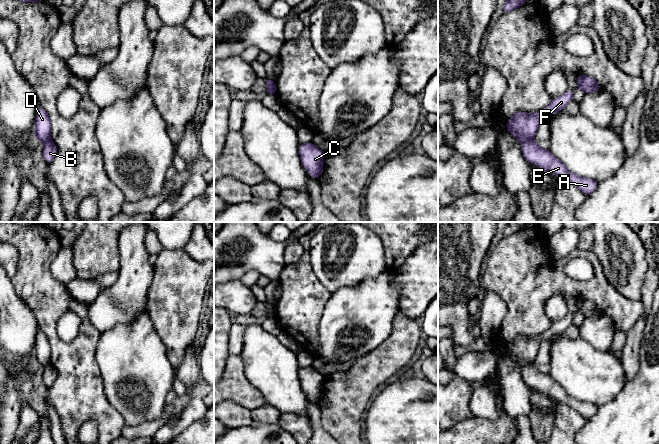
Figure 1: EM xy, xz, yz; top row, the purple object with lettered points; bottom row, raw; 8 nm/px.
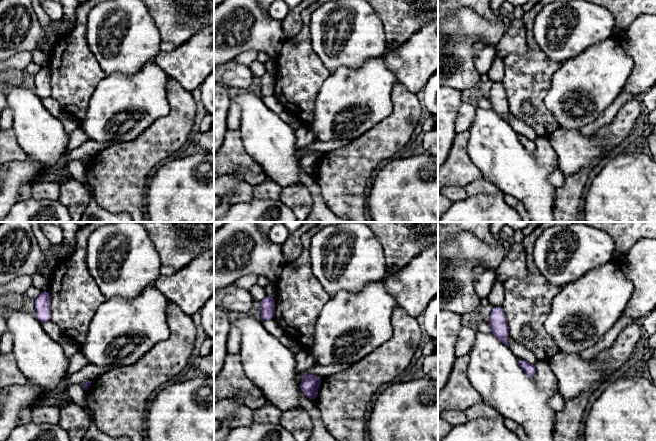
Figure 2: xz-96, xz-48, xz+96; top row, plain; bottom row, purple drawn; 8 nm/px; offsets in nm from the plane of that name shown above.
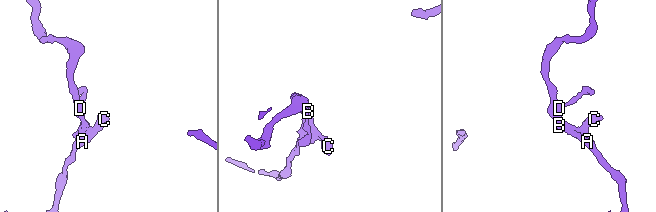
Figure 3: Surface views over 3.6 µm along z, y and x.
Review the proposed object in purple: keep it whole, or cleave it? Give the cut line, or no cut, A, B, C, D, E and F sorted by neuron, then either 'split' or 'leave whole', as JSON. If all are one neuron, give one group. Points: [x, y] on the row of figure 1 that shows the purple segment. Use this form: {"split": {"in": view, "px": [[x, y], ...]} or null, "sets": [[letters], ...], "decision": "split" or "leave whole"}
{"split": {"in": "yz", "px": [[533, 140], [521, 143]]}, "sets": [["A", "B", "C", "E"], ["D", "F"]], "decision": "split"}

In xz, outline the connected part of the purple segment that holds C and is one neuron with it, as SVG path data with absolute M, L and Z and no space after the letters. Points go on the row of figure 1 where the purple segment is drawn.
M314 142L304 143L299 145L299 155L309 175L317 180L323 172L325 152L317 148Z

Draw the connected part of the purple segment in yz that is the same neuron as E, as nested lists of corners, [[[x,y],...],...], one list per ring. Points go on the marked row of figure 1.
[[[527,141],[521,143],[521,145],[522,154],[528,163],[533,163],[537,167],[553,173],[557,178],[567,180],[585,195],[590,195],[597,188],[598,183],[596,181],[570,172],[549,149],[542,149],[535,141]]]

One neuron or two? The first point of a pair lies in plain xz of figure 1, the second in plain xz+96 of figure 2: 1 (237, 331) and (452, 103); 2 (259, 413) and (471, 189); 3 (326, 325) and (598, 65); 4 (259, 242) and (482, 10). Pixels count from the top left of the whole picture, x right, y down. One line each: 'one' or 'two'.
1: two
2: one
3: one
4: two

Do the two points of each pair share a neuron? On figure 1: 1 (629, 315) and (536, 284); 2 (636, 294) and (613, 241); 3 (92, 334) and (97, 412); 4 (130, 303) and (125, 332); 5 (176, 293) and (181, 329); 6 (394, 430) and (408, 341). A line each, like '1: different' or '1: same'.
1: same
2: same
3: same
4: different
5: same
6: different

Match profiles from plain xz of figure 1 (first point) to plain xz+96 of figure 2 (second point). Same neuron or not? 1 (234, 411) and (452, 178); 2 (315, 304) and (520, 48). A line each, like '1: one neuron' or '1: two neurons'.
1: two neurons
2: two neurons

